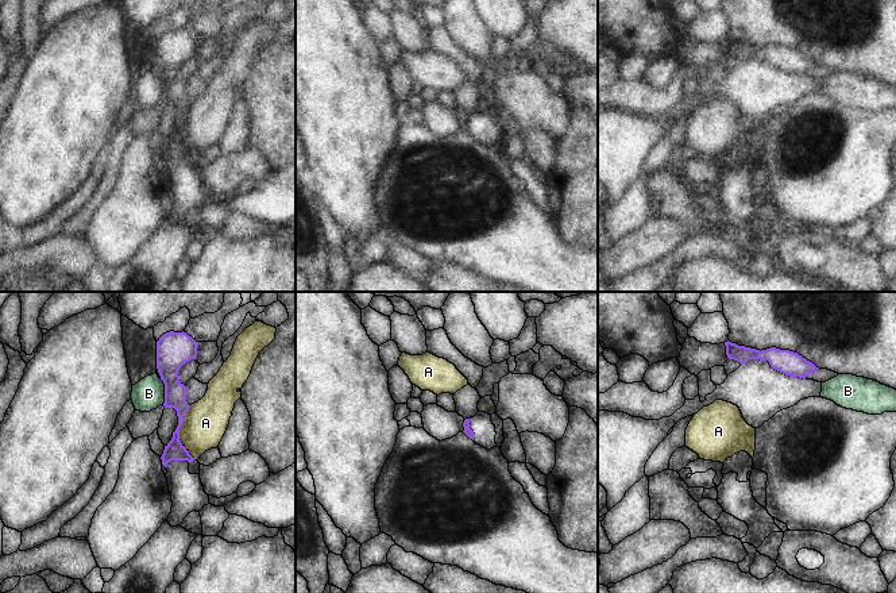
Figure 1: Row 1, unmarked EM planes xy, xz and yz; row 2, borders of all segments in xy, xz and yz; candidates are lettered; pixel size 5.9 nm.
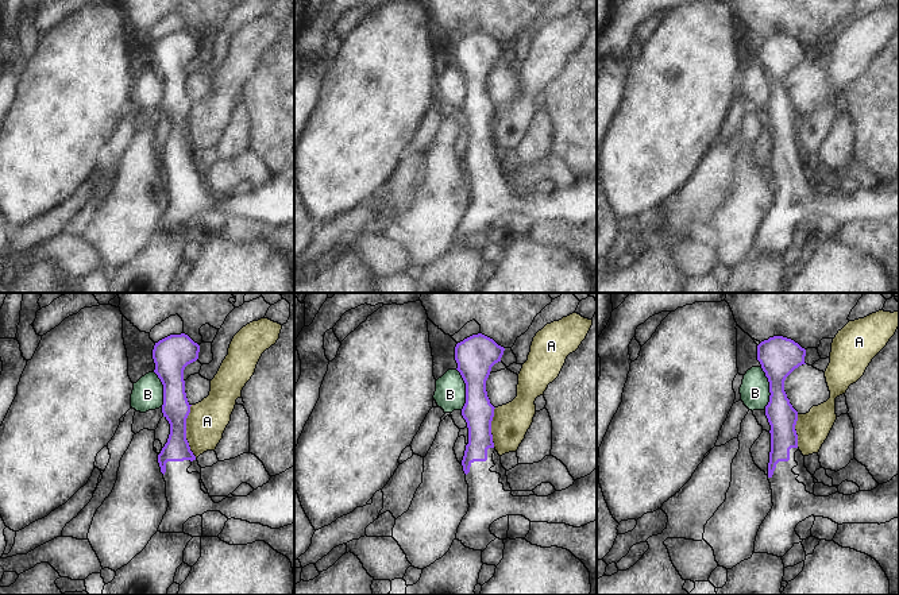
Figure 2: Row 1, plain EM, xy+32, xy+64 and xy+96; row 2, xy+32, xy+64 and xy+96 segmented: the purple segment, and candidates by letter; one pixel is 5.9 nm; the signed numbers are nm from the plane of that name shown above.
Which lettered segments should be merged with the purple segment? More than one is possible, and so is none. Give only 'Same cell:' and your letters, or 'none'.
Same cell: none

